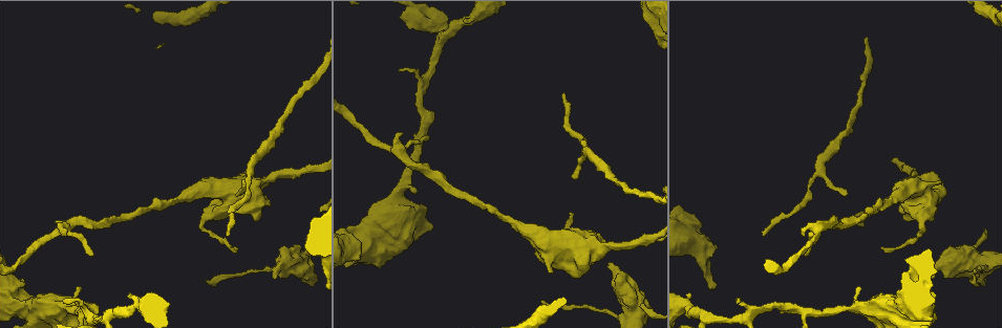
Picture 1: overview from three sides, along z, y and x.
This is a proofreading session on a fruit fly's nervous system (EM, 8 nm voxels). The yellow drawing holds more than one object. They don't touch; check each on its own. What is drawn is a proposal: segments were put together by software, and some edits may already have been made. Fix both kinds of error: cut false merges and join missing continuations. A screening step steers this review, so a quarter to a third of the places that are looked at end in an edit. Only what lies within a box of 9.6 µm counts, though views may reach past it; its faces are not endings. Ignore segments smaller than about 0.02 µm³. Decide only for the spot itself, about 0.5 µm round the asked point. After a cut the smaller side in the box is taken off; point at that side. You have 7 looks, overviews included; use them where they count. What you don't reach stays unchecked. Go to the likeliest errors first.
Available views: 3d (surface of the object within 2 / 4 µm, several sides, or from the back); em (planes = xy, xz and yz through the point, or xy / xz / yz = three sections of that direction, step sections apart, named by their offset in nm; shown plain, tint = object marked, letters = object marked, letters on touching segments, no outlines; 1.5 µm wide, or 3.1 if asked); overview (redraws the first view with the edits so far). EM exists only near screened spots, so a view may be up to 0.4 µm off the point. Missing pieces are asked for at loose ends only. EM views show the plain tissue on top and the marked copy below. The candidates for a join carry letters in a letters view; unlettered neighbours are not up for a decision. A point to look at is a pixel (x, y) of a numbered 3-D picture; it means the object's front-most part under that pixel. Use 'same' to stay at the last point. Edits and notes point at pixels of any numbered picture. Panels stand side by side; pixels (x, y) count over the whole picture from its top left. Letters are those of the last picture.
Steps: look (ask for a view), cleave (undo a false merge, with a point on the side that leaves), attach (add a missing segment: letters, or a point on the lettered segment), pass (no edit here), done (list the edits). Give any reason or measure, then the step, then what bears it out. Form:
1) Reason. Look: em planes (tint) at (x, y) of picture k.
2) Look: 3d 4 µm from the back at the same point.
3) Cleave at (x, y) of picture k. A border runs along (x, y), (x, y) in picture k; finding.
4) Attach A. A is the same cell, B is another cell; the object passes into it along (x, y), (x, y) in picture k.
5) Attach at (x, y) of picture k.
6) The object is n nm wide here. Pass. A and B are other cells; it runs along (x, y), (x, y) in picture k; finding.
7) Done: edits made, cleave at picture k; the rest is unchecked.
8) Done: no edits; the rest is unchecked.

Thin end. Look: em yz step 8 (letters) at (764, 235) of picture 1.

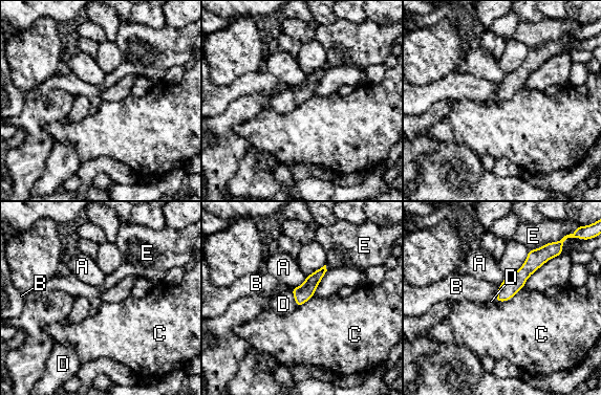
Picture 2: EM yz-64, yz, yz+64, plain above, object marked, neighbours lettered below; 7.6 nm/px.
Look: em xz step 4 (letters) at the same point.

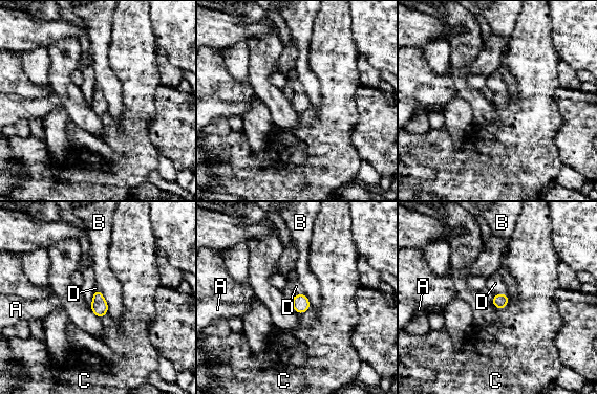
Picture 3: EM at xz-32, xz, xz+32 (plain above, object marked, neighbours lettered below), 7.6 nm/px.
Attach D. D is the same cell, A, B and C are other cells; the object passes into it along (499, 301), (500, 294), (495, 283) in picture 3; the neuron continues.

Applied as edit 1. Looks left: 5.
Stops while still wide. Look: em xz step 8 (tint) at (313, 283) of picture 1.

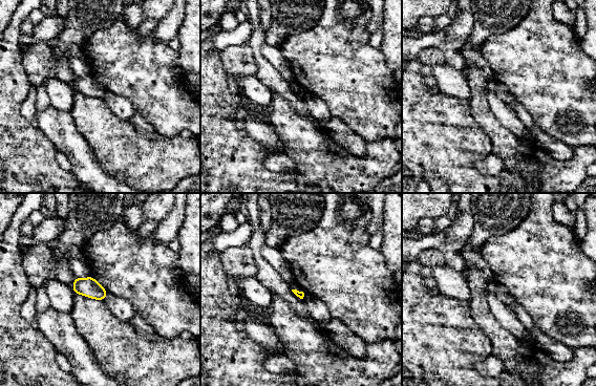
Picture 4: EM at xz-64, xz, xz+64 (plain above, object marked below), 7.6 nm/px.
Look: em planes (letters) at the same point.

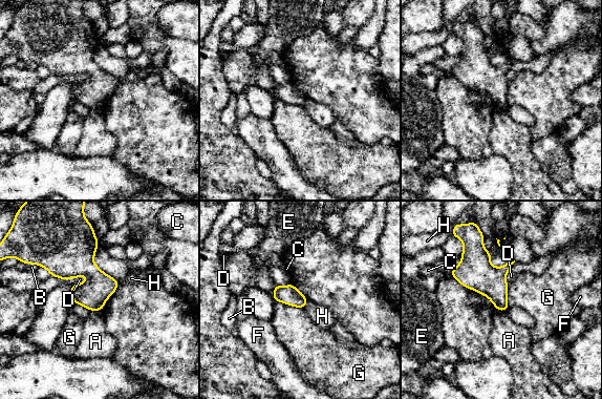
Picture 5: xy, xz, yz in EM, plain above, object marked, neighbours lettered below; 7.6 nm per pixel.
Pass. A, B, C, D, E, F, G and H are other cells; a border runs along (275, 300), (303, 308) in picture 5; no lettered segment goes on from it.

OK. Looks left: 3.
Done: edits made, attach at picture 3; the rest is unchecked.

